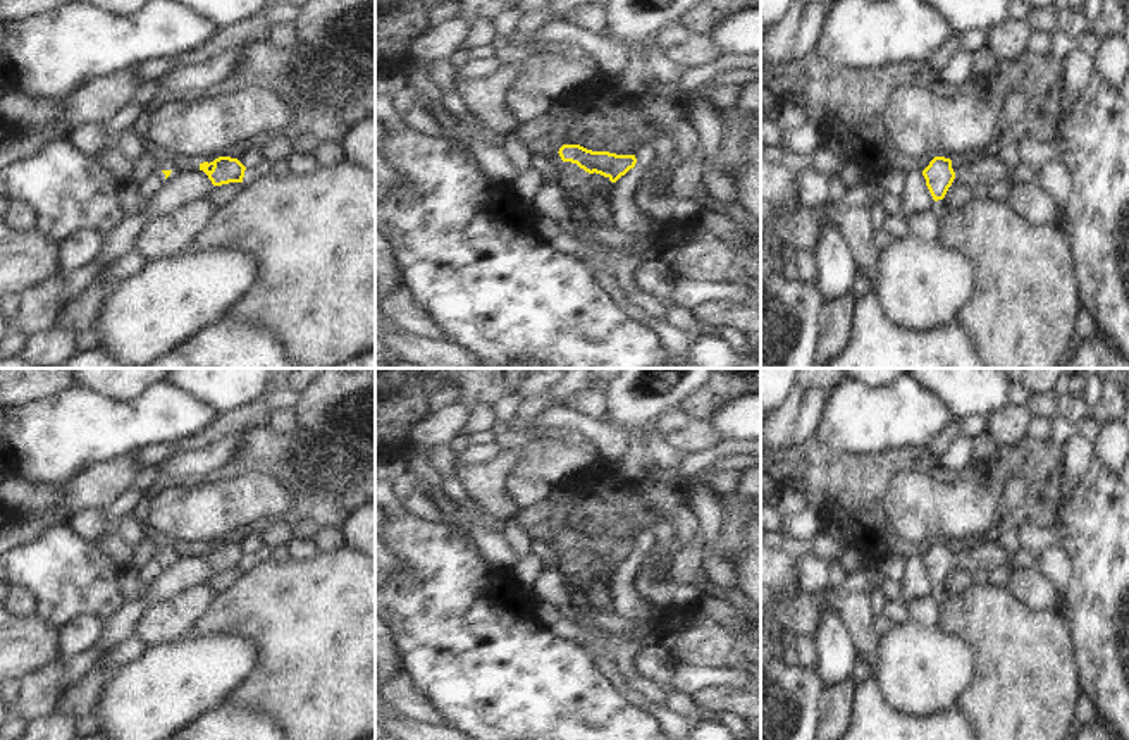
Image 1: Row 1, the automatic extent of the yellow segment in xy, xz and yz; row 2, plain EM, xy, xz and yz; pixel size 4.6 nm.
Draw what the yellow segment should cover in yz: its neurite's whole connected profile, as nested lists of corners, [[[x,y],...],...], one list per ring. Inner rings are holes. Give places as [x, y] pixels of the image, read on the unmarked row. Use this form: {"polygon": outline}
{"polygon": [[[935,542],[922,556],[926,571],[935,587],[943,585],[948,573],[953,570],[988,570],[995,573],[1000,568],[1010,568],[1010,556],[998,546],[998,542],[983,542],[974,547],[960,551],[957,546]]]}

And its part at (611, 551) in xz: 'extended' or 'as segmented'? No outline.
extended

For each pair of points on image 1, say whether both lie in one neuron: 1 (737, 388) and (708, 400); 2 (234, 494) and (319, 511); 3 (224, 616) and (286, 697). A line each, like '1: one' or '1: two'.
1: one
2: two
3: one

